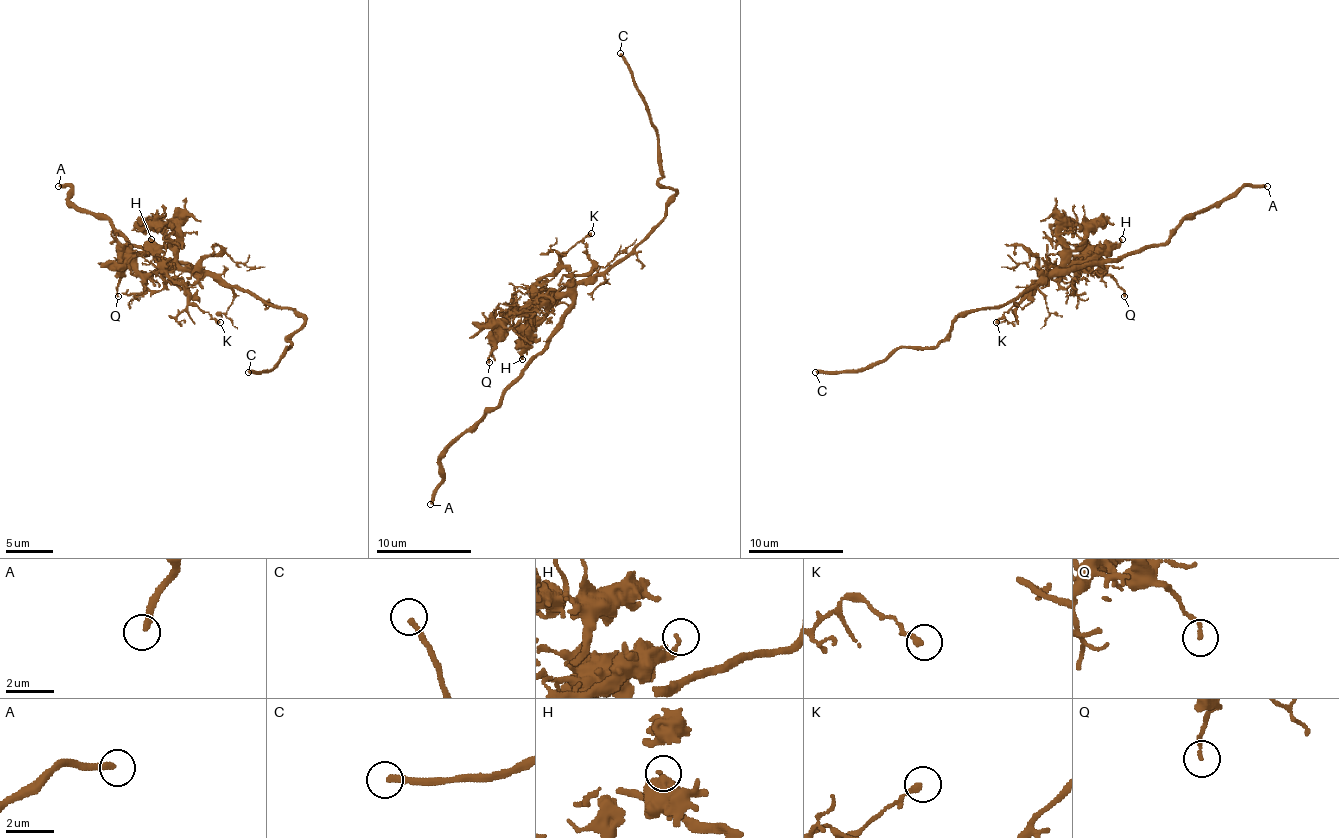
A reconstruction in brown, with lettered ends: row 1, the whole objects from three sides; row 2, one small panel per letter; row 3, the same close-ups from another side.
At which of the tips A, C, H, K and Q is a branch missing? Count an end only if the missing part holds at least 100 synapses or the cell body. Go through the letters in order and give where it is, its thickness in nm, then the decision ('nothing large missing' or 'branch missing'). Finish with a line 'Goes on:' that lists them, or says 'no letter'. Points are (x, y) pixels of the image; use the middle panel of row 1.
A: (430, 504) | 260 nm | branch missing
C: (620, 53) | 260 nm | branch missing
H: (522, 359) | 220 nm | nothing large missing
K: (591, 233) | 240 nm | nothing large missing
Q: (489, 362) | 150 nm | nothing large missing
Goes on: A, C

